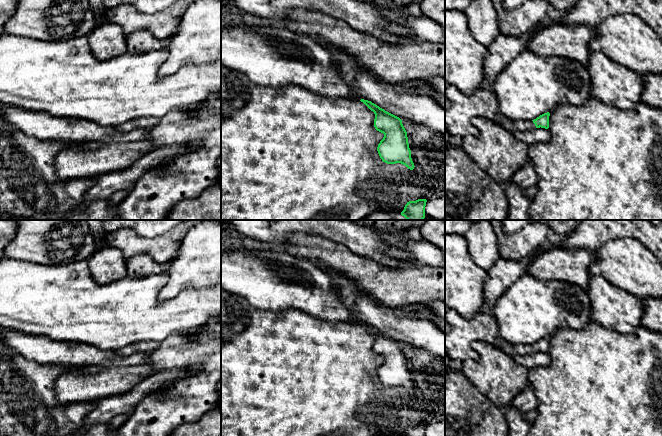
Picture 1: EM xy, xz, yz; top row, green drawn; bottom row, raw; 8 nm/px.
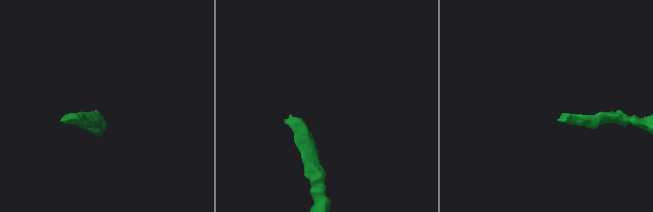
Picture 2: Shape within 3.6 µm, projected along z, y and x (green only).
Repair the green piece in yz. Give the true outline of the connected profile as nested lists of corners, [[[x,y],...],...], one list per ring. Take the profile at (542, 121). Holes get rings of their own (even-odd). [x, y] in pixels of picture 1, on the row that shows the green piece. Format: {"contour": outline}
{"contour": [[[445,85],[445,96],[450,106],[445,110],[445,129],[451,136],[476,136],[472,124],[474,117],[484,117],[502,126],[511,133],[535,128],[549,128],[550,113],[544,113],[532,121],[514,121],[499,110],[496,94],[490,87],[477,89],[466,95],[453,85]]]}

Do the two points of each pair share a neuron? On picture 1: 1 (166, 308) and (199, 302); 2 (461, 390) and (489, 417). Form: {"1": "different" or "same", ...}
{"1": "same", "2": "same"}

